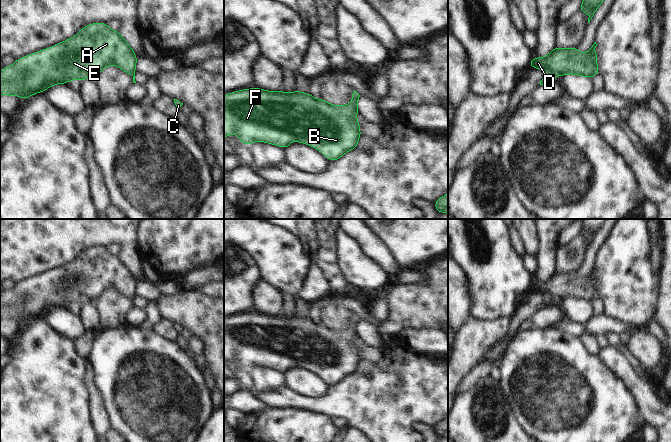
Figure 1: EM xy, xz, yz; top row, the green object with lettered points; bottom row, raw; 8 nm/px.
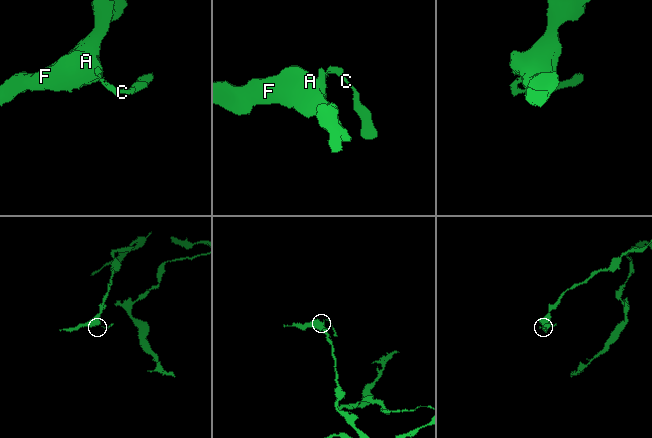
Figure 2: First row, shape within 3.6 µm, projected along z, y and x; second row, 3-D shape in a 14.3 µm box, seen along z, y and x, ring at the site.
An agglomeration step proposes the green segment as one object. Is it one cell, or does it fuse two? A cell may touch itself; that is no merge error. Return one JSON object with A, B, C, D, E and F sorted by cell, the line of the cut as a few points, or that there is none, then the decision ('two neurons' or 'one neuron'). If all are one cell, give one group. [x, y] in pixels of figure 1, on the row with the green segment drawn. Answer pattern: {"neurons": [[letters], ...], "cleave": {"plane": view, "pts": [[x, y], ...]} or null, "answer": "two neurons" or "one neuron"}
{"neurons": [["A", "B", "D", "E", "F"], ["C"]], "cleave": {"plane": "yz", "pts": [[554, 74], [549, 74], [546, 77]]}, "answer": "two neurons"}

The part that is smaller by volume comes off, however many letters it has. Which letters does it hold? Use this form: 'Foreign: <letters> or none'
Foreign: C

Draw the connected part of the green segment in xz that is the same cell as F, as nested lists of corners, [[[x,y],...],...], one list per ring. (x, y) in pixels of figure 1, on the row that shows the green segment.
[[[258,87],[233,91],[224,96],[224,138],[235,132],[243,145],[264,142],[283,149],[293,142],[304,143],[336,161],[358,147],[362,135],[357,120],[358,96],[354,90],[348,105],[332,105],[297,89],[293,93]]]

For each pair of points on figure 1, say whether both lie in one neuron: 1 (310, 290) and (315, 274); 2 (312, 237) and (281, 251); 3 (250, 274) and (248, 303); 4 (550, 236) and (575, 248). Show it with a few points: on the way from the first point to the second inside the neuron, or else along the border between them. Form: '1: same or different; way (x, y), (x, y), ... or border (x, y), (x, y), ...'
1: same; way (314, 286), (315, 278)
2: different; border (285, 229), (302, 241), (304, 250), (314, 261)
3: same; way (248, 281), (248, 296)
4: different; border (558, 247), (555, 267), (553, 269)

